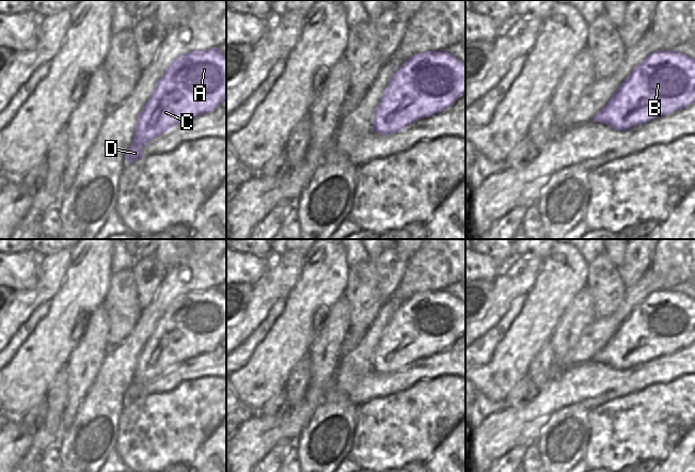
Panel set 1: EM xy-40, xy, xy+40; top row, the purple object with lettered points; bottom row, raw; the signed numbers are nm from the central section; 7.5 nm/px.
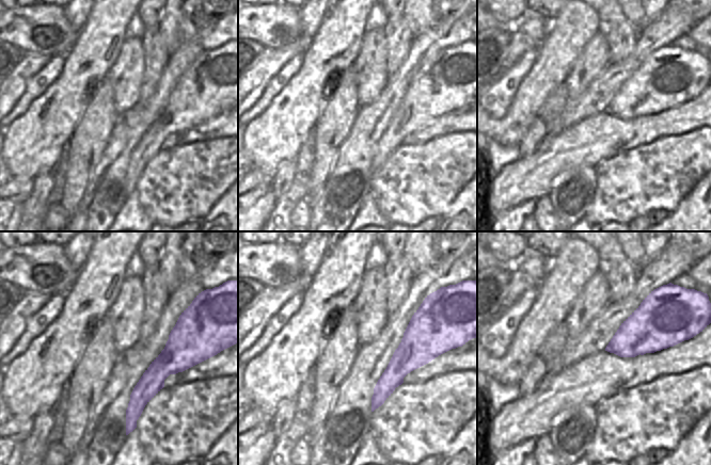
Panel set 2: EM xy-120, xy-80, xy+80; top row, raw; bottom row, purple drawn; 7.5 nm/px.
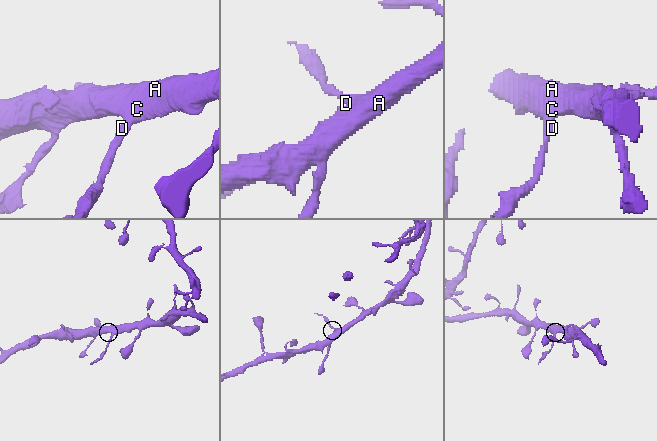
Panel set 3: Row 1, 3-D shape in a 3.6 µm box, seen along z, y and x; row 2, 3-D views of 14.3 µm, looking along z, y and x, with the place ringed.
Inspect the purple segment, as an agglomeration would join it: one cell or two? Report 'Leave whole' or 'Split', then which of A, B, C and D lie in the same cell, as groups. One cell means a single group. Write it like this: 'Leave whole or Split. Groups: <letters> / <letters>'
Split. Groups: A B C / D.

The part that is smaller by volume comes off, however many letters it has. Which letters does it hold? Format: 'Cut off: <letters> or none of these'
Cut off: D.

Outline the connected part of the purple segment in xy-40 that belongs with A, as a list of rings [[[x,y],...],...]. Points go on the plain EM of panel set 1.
[[[217,287],[190,290],[176,297],[157,321],[143,350],[151,348],[154,357],[152,378],[163,374],[181,361],[209,352],[226,339],[226,296]]]

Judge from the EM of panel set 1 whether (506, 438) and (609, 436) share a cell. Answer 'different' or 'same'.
different

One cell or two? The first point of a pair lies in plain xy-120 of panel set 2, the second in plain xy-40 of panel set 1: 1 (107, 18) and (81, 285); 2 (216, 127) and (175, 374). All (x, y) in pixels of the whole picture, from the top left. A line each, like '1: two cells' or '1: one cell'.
1: one cell
2: one cell

